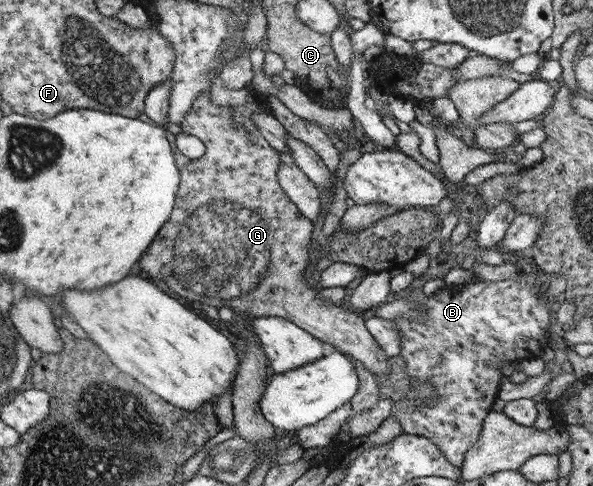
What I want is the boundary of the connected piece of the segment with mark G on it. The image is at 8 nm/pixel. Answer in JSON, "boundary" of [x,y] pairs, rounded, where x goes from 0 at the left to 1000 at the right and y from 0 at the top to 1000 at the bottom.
{"boundary":[[[354,185],[344,189],[339,198],[324,214],[319,235],[304,253],[309,272],[331,280],[346,296],[346,315],[332,327],[322,327],[310,321],[295,298],[295,282],[290,278],[283,280],[287,290],[290,313],[293,315],[293,325],[297,331],[297,342],[300,344],[304,366],[302,383],[297,395],[297,407],[292,424],[292,432],[287,440],[287,449],[277,459],[277,465],[266,475],[260,496],[250,506],[250,512],[236,529],[236,551],[238,560],[246,564],[253,574],[273,576],[280,580],[283,593],[290,601],[298,601],[307,609],[309,626],[312,626],[317,636],[327,644],[336,644],[341,634],[341,626],[352,626],[358,630],[386,630],[395,638],[395,646],[415,646],[422,654],[438,654],[438,652],[472,652],[501,667],[516,683],[530,689],[530,693],[540,698],[550,712],[560,712],[562,720],[567,724],[577,724],[577,728],[587,726],[594,730],[597,739],[610,745],[617,751],[627,770],[634,772],[651,772],[658,770],[656,739],[648,720],[634,708],[634,700],[627,695],[627,687],[621,683],[616,671],[617,646],[594,638],[585,628],[573,630],[573,626],[550,626],[540,609],[536,609],[536,599],[540,595],[535,591],[533,572],[530,564],[523,564],[521,572],[514,570],[514,560],[518,547],[524,547],[526,537],[523,535],[523,523],[528,523],[524,510],[524,486],[528,477],[526,455],[516,449],[504,436],[499,428],[499,420],[489,412],[489,405],[476,391],[472,374],[469,374],[469,340],[472,333],[472,321],[469,321],[469,311],[455,296],[432,263],[432,255],[425,251],[427,235],[454,235],[454,224],[450,222],[450,206],[445,195],[440,195],[440,208],[430,212],[411,214],[411,218],[381,218],[371,220],[359,216],[354,210]]]}

